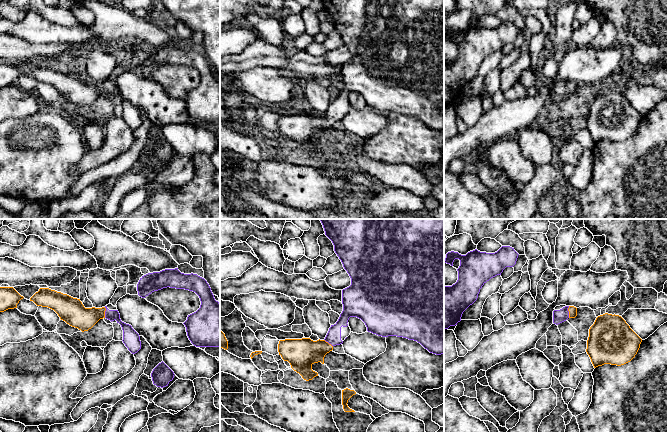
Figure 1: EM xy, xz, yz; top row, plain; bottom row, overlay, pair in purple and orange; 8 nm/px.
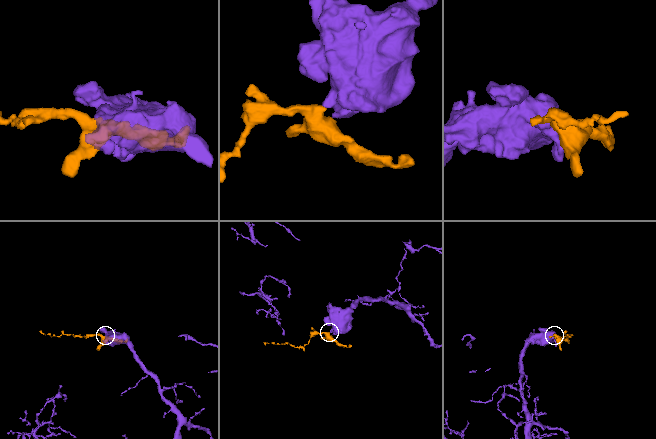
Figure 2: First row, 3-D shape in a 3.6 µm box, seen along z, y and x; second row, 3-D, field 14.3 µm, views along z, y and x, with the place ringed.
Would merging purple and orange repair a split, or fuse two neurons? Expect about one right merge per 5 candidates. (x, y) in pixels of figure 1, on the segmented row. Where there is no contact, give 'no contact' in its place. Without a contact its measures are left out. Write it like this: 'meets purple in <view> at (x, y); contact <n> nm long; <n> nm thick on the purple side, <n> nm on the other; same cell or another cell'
meets purple in yz at (568, 312); contact 100 nm long; 110 nm thick on the purple side, 70 nm on the other; same cell

